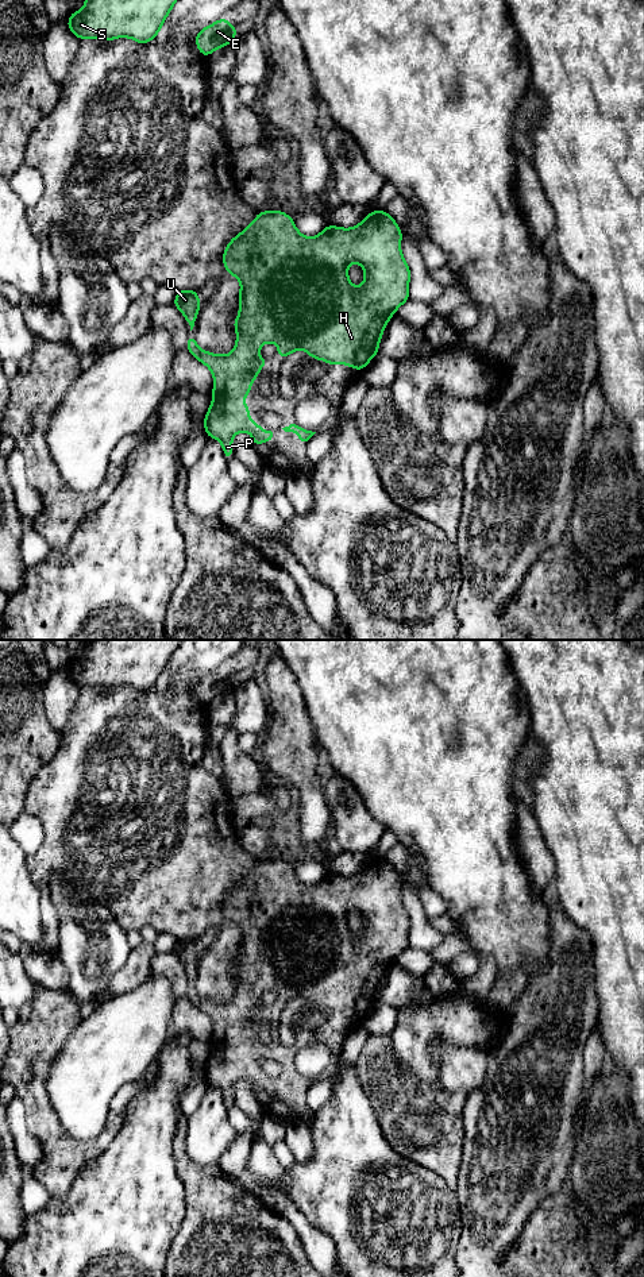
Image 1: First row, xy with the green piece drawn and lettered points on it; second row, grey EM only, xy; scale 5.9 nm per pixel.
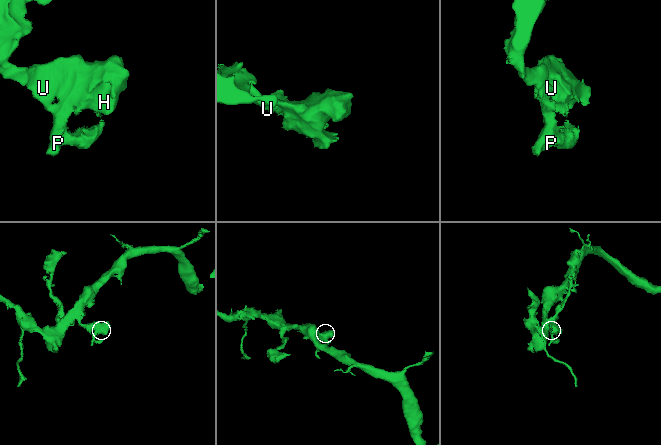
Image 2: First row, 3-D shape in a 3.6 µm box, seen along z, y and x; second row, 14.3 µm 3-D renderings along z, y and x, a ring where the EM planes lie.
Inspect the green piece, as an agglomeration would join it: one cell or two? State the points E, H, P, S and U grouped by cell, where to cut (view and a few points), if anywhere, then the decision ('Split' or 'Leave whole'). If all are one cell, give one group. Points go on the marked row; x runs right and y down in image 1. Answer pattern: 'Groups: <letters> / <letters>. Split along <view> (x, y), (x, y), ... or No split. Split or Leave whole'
Groups: E H P S U. No split. Leave whole

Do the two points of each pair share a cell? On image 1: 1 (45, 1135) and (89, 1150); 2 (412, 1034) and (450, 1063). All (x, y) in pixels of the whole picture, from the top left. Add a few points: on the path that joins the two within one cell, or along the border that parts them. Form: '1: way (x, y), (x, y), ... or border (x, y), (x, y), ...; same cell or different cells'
1: way (56, 1144), (62, 1150), (78, 1150); same cell
2: border (470, 1046), (439, 1053), (439, 1083); different cells

